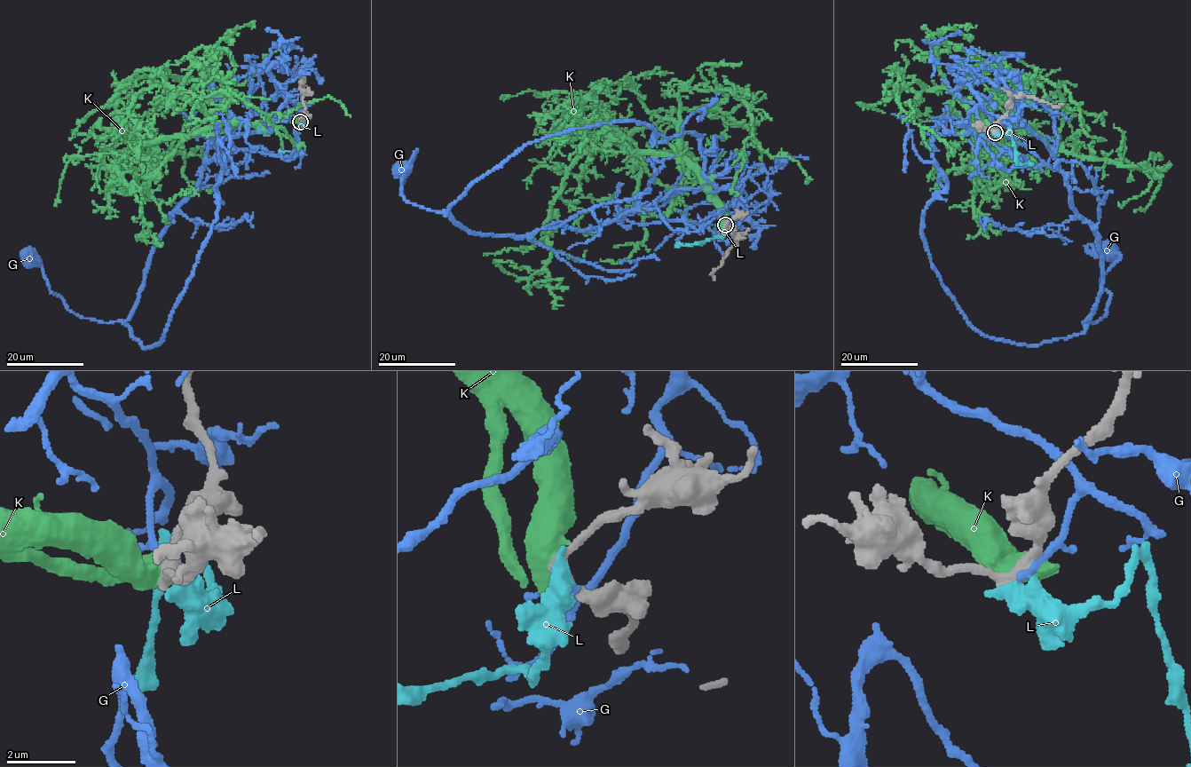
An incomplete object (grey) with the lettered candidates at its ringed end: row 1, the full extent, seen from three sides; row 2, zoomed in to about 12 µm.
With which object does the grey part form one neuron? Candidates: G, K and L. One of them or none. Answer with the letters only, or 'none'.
none

